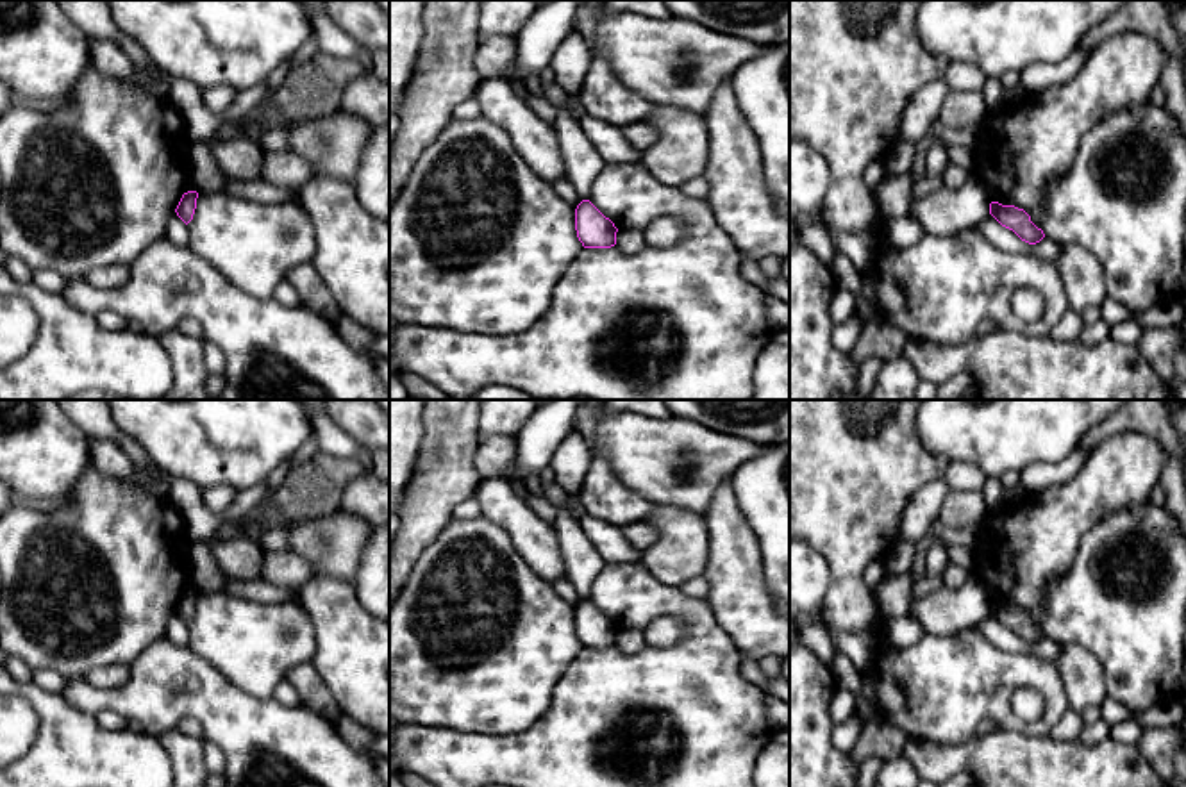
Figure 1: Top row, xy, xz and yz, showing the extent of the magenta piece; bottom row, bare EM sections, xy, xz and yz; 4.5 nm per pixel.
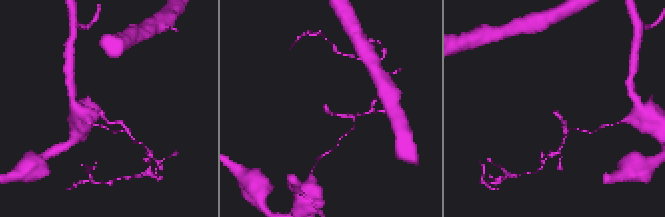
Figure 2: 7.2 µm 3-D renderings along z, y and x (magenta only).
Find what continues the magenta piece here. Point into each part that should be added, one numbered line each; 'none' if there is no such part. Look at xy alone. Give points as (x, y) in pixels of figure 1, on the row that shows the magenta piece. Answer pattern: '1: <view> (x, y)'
none

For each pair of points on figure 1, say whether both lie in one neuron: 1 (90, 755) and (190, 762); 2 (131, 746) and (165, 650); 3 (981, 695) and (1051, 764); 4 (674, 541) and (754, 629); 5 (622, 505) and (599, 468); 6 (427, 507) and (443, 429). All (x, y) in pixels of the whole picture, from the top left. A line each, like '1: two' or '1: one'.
1: two
2: two
3: two
4: two
5: one
6: one

